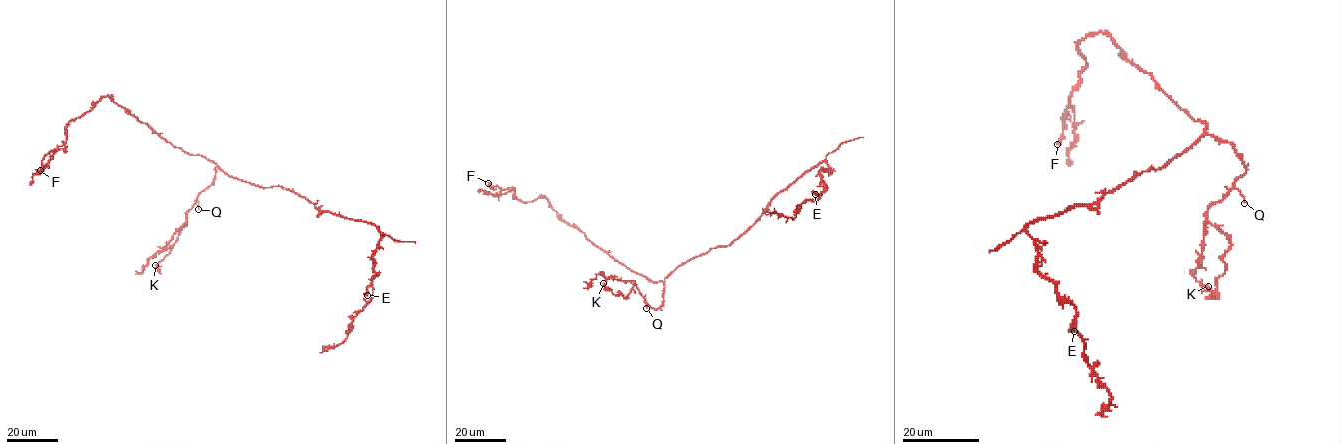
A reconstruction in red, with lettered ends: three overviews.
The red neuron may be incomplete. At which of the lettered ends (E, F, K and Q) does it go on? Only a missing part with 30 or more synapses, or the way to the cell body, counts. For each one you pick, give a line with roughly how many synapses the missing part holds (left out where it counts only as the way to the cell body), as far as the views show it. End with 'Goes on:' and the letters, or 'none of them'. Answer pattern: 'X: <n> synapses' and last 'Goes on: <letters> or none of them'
F: 40 synapses
Goes on: F

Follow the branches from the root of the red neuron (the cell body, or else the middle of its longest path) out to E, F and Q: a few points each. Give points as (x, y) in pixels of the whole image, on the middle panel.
E: (704, 254), (729, 246), (778, 194), (824, 161), (829, 168), (820, 170), (823, 190), (815, 194)
F: (704, 254), (652, 282), (562, 221), (544, 197), (523, 202), (511, 187), (488, 183)
Q: (704, 254), (678, 266), (664, 280), (663, 304), (654, 309), (646, 301), (646, 308)

